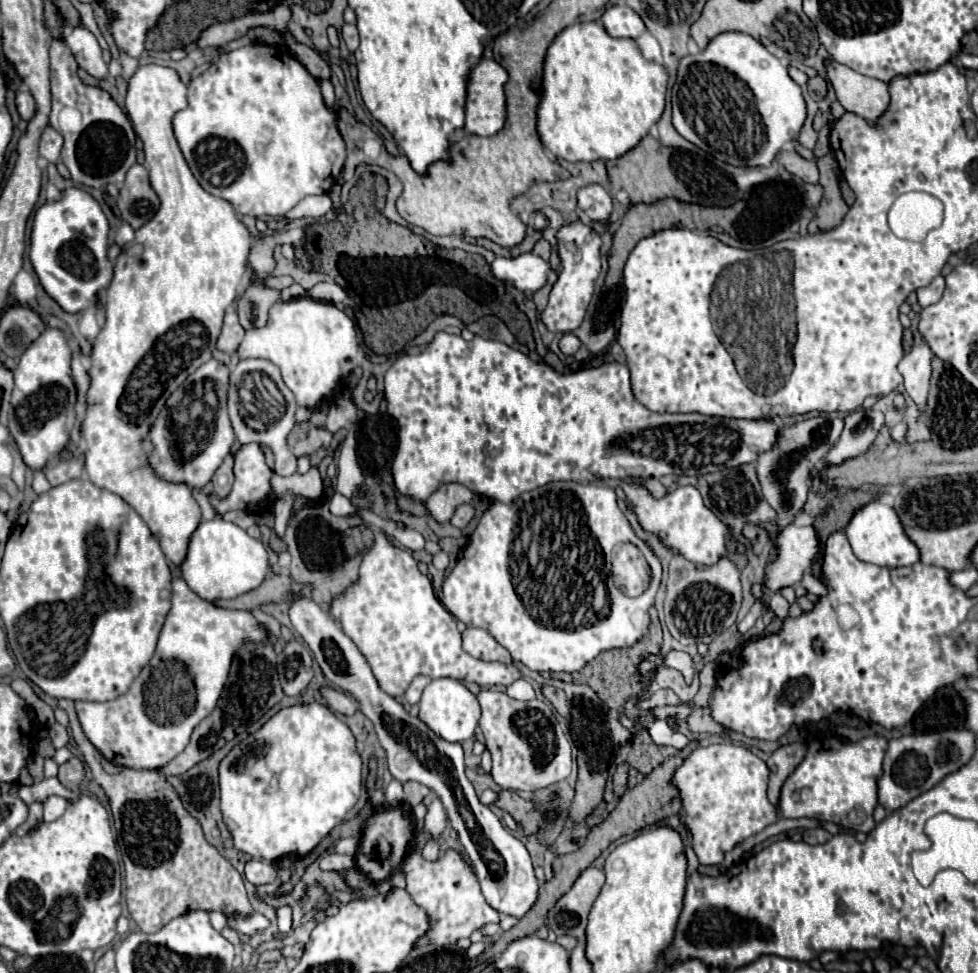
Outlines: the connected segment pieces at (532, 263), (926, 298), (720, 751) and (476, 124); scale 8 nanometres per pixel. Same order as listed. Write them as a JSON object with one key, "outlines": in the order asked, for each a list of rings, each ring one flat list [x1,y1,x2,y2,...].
{"outlines":[[[521,254,517,258,495,258,491,272,505,284,521,292,537,292,547,284,551,264,537,254]],[[937,276,929,286,917,290,919,304,921,304,923,308,927,308,927,306,939,302,941,296,943,296,943,292,945,292,945,278,943,278,943,276]],[[713,744,707,748,697,748,691,756,677,768,673,776,673,784,679,788,683,800,683,822,693,832,693,848,699,856,701,864,721,864,725,852,733,846,741,844,745,838,761,832,765,826,777,820,777,810,767,800,767,778,769,768,767,764,751,754,747,748,737,744]],[[483,58,473,70,467,88,467,112,465,112,465,128,477,136,493,136,503,130,507,120,507,98,505,98,505,84,509,80,507,70,495,62,493,58]]]}

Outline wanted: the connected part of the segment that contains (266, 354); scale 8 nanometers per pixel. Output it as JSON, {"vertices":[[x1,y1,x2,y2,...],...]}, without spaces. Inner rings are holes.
{"vertices":[[309,296,277,302,269,312,267,324,245,334,237,354,239,358,271,360,275,366,279,366,283,382,295,394,297,404,313,410,319,404,327,404,339,382,365,358,355,322,331,302,317,302]]}

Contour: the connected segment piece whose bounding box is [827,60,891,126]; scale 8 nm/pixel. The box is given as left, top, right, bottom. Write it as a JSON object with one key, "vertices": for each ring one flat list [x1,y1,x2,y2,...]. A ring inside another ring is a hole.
{"vertices":[[831,60,827,62,827,76,837,94,837,100,847,112,861,116,871,126,879,124,879,118,887,112,891,102,887,84,861,76,851,68]]}

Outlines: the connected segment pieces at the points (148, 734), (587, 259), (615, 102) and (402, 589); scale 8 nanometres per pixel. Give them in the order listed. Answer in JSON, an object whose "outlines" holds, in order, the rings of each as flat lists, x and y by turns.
{"outlines":[[[175,578,171,610,157,650,127,694,109,702,75,702,85,736,113,764,133,770,163,768,185,750,193,728,213,712,229,678,233,656,247,642,275,644,277,638,251,612,217,608]],[[581,222,563,226,559,230,557,238,559,238,561,272,559,272,559,280,555,282,555,286,551,290,549,304,541,312,541,322,547,326,547,330,565,334,565,332,573,332,575,328,579,328,579,324,583,322,587,304,593,296,593,284,601,272,601,260,599,260,601,238,599,238,599,234,595,234,589,226,585,226]],[[579,22,573,26,567,26,561,34,557,34,557,38,553,40,553,44,547,50,545,56,545,68,543,68,543,98,539,104,539,112,537,112,537,130,541,136,543,146,557,158,563,158,567,162,595,162,595,160,615,160,621,158,623,154,627,154,629,150,633,150,651,130,653,124,657,124,661,120,661,114,665,110,665,96,667,96,667,82,669,82,669,74,665,70,665,66,655,64,651,60,645,60,639,46,635,44,635,40,631,38,613,38,607,34,605,26,601,22]],[[375,530,374,535,373,546,363,556,359,580,353,582,345,592,337,594,331,600,329,614,343,628,343,632,355,642,355,646,361,650,361,654,367,658,379,686,387,694,391,694,395,698,405,696,411,680,419,674,429,676,429,678,449,676,449,678,463,680,463,682,475,682,483,688,499,686,499,684,509,686,521,678,521,672,515,664,483,662,479,658,465,654,465,650,461,648,461,634,457,630,457,620,437,600,431,580,419,572,419,562,407,550,401,550,401,548,389,544,389,540,382,530]]]}

